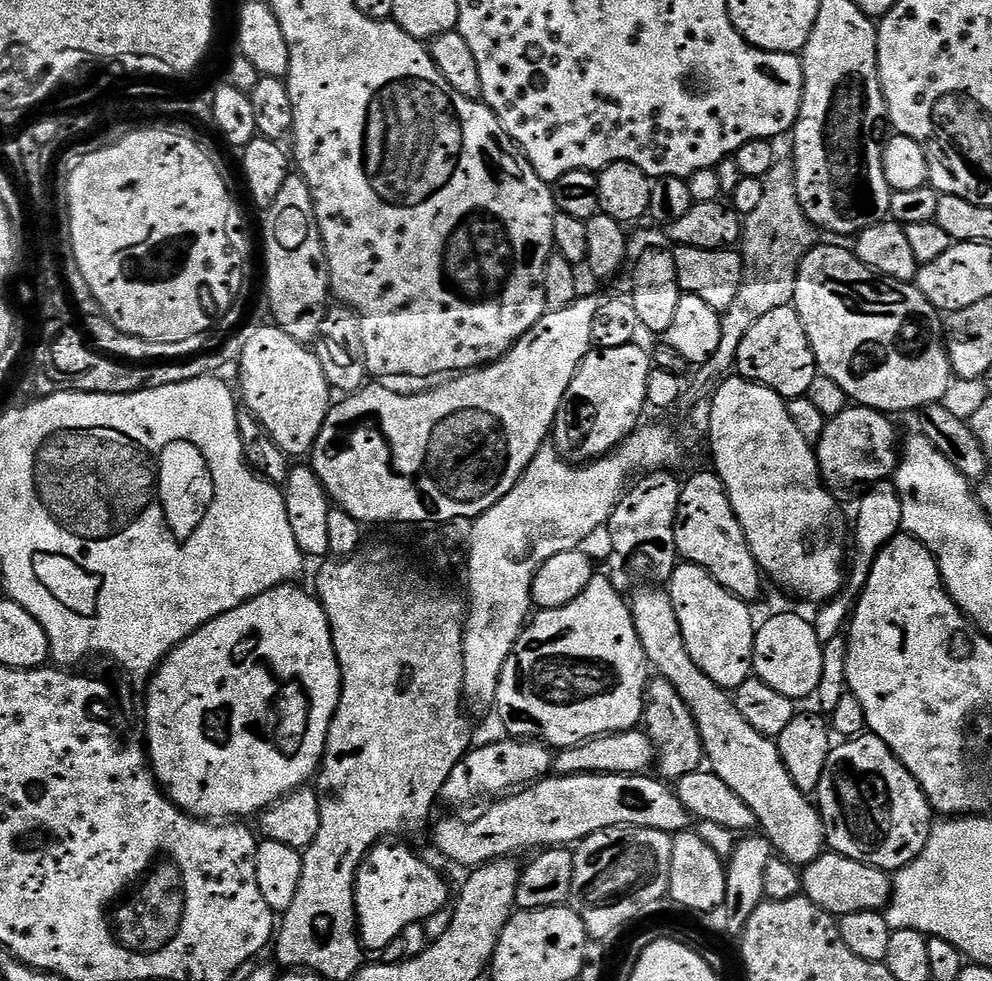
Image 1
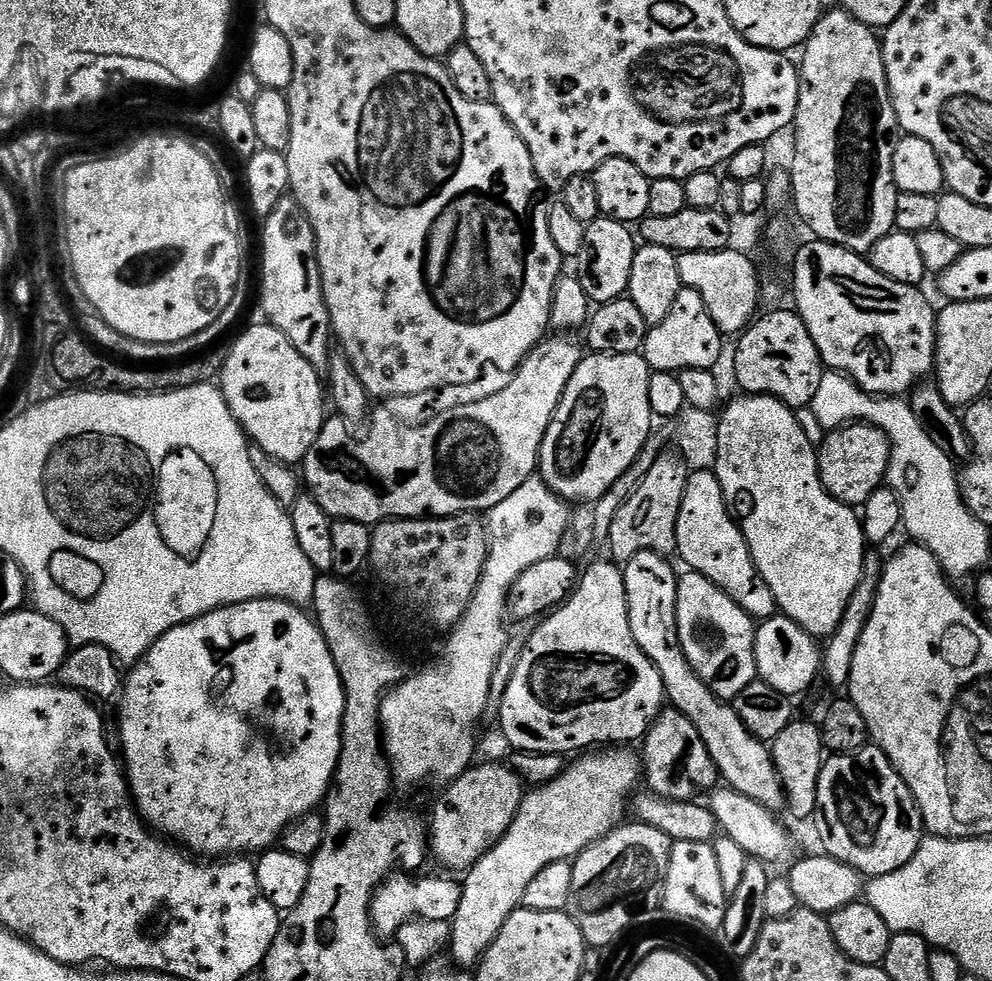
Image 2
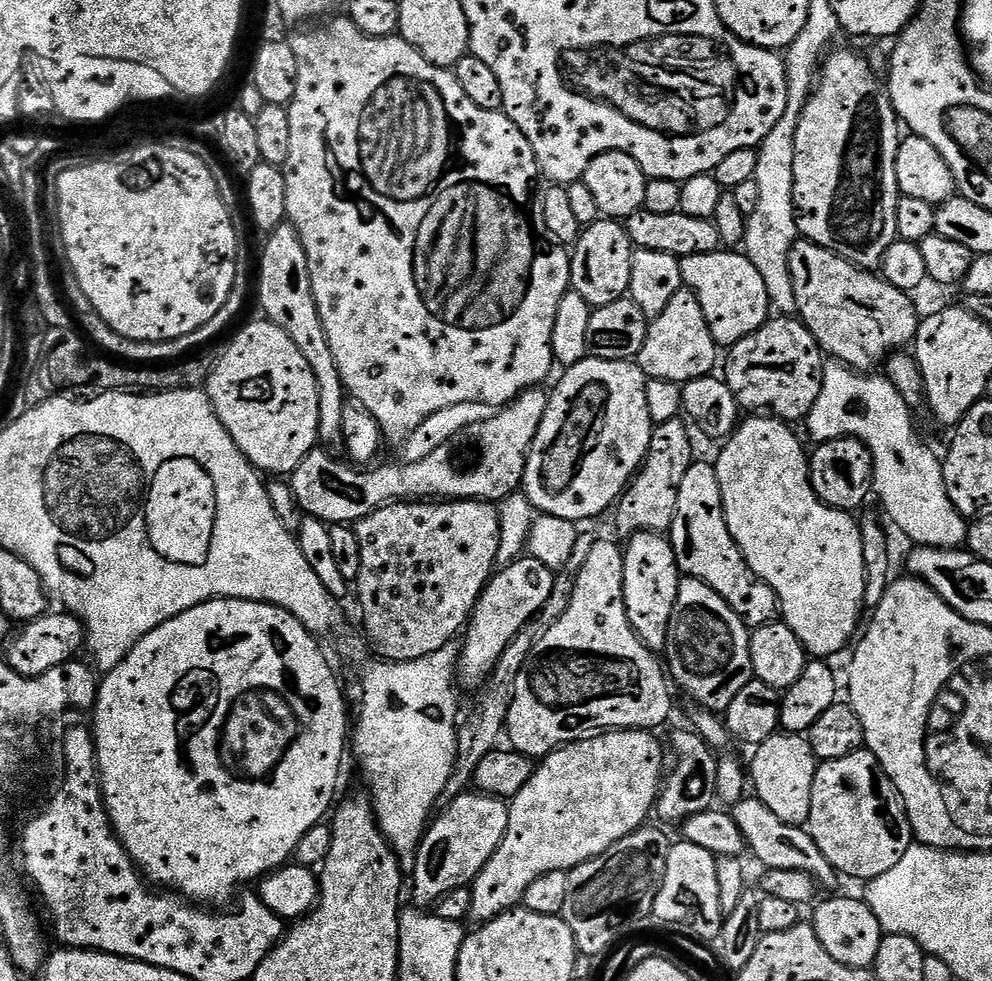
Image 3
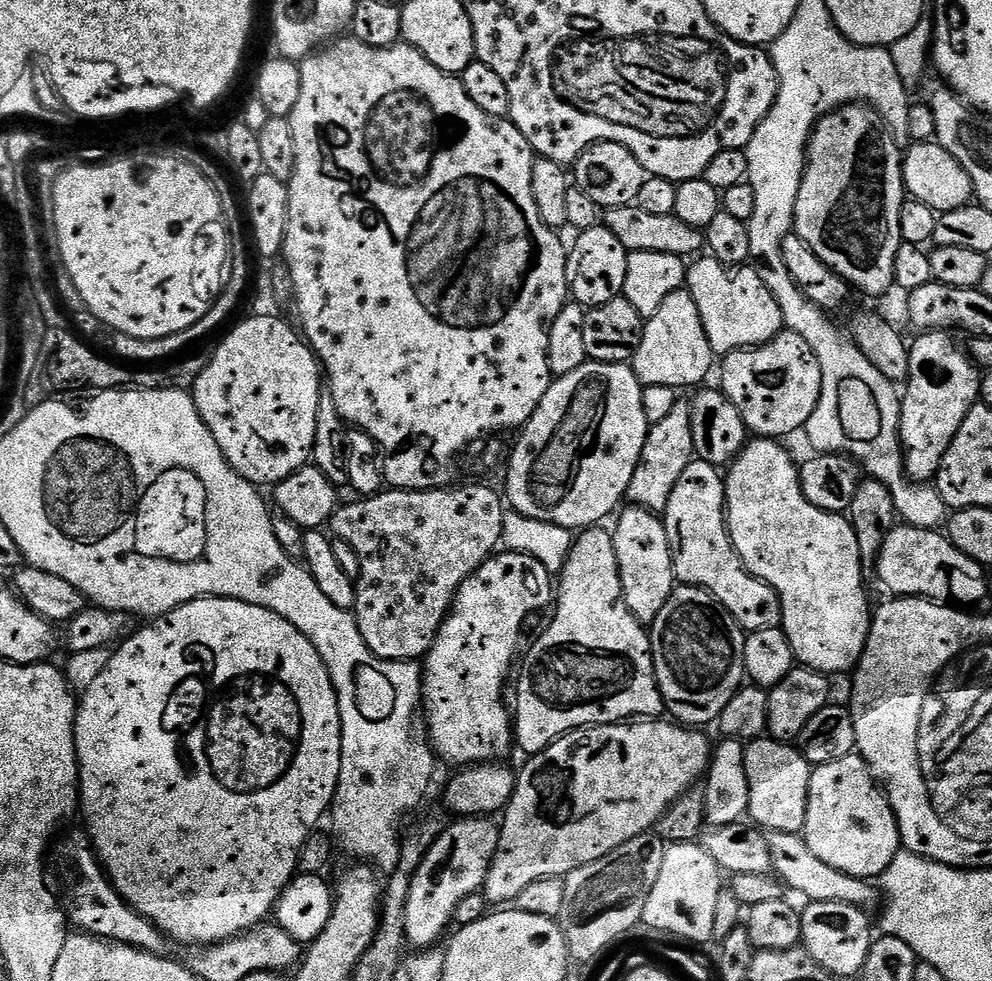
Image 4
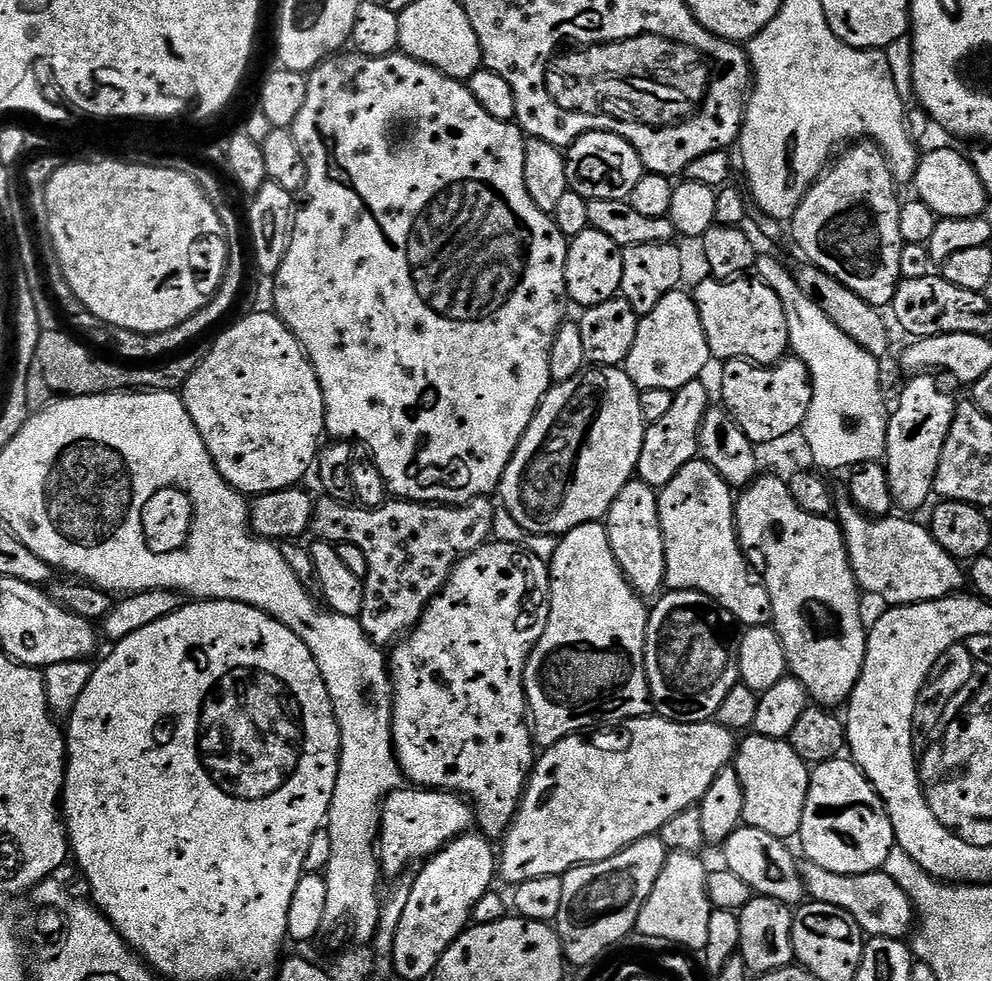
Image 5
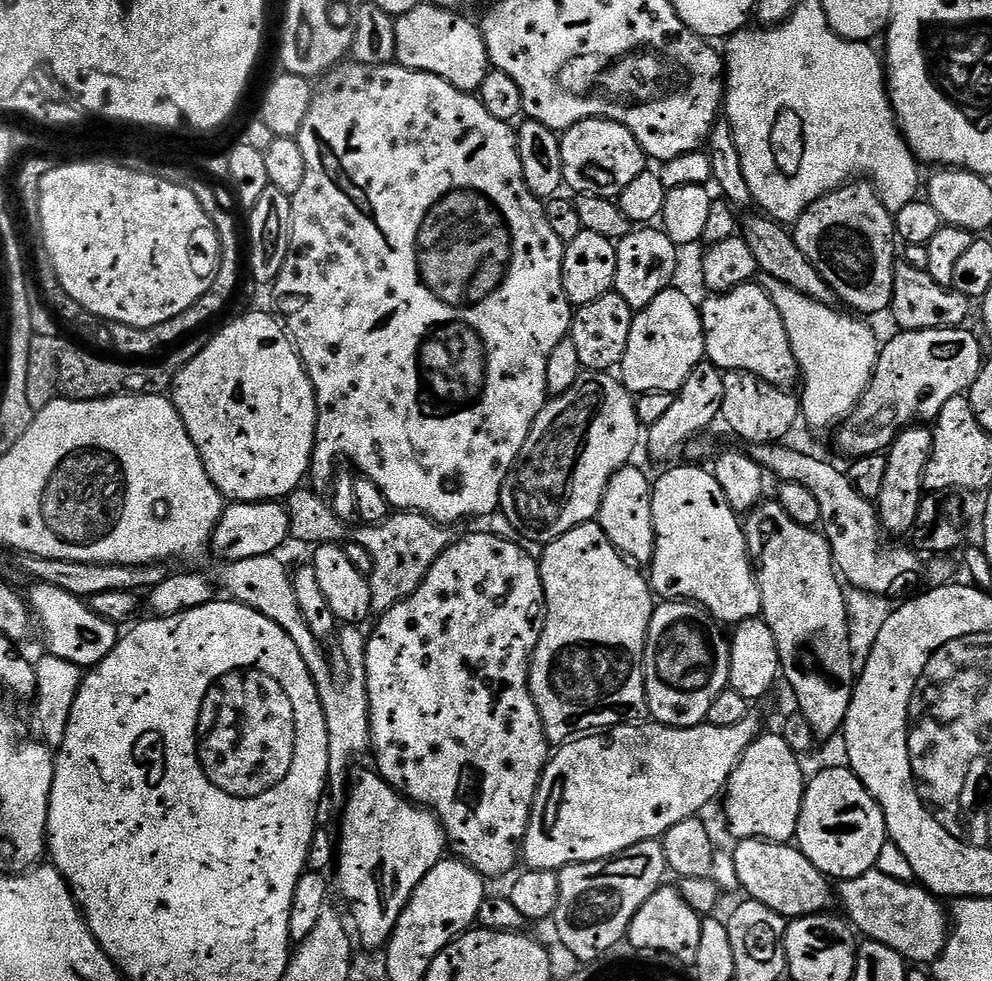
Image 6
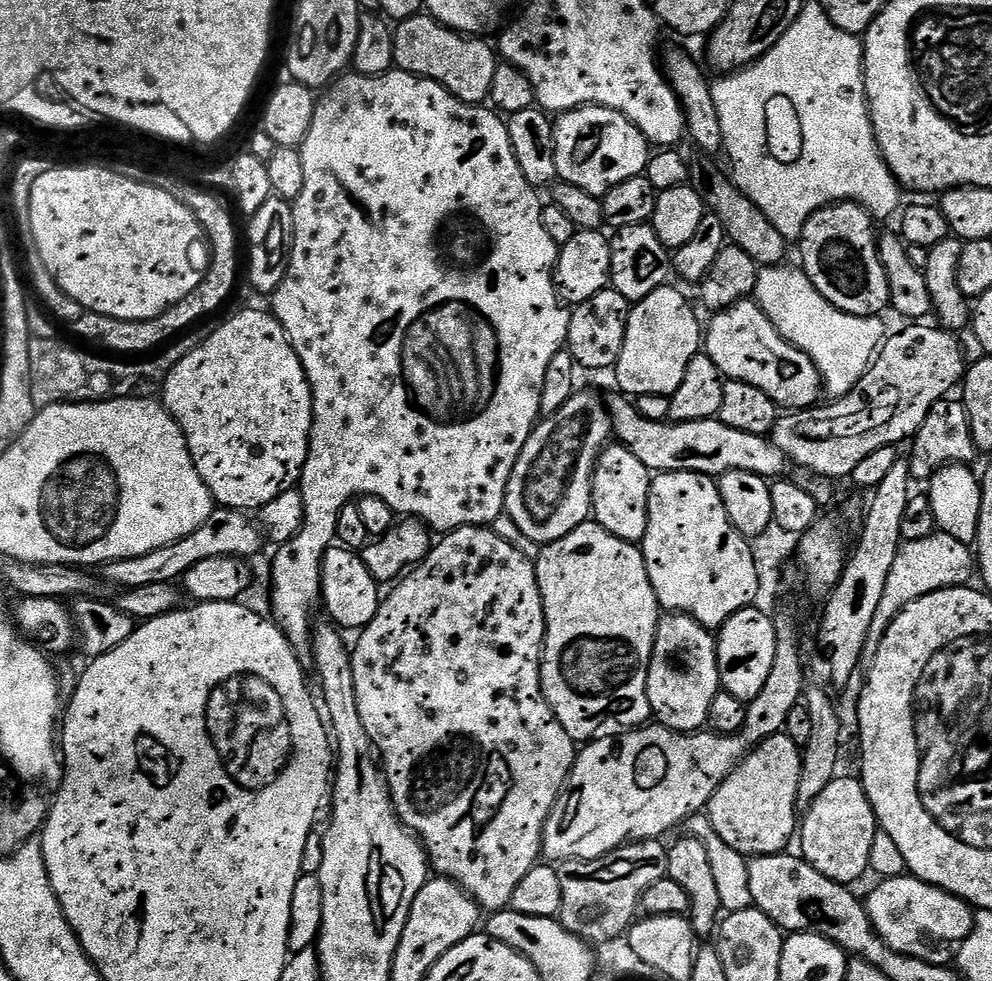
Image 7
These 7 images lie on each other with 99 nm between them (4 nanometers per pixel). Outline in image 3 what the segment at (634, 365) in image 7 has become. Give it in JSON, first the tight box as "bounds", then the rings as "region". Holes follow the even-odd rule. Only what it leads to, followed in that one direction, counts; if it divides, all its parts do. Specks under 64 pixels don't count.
{"bounds":[638,288,718,385],"region":[[[680,288],[666,310],[649,323],[646,342],[642,346],[638,363],[648,380],[665,380],[678,385],[689,384],[694,378],[713,375],[718,345],[706,326],[706,314],[690,288]]]}

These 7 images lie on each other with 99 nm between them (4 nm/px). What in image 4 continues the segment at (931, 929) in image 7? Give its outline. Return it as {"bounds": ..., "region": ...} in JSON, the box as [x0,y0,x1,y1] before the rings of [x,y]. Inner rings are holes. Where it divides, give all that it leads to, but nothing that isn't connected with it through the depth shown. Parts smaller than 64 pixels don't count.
{"bounds":[768,832,878,910],"region":[[[768,832],[768,845],[772,858],[772,872],[783,880],[789,889],[801,892],[805,901],[846,902],[855,908],[872,910],[878,904],[878,888],[875,883],[859,880],[856,876],[842,874],[842,870],[834,870],[834,866],[826,866],[822,858],[818,858],[808,849],[803,835],[799,832]]]}

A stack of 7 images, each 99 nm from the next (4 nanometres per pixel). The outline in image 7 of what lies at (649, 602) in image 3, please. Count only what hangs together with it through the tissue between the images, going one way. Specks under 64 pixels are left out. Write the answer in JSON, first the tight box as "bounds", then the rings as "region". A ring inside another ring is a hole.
{"bounds":[592,442,652,541],"region":[[[619,442],[600,449],[596,469],[592,472],[592,516],[610,534],[623,540],[643,541],[648,521],[648,491],[652,476],[648,468],[634,458],[631,450]]]}

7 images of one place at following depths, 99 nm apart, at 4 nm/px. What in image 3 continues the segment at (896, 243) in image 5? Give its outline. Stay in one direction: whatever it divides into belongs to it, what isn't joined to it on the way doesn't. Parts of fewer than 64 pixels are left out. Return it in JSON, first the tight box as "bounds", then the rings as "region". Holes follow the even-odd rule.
{"bounds":[794,52,902,270],"region":[[[836,52],[823,61],[822,71],[818,76],[818,83],[814,91],[809,96],[804,109],[800,111],[800,121],[796,123],[796,133],[794,134],[794,206],[796,207],[796,230],[803,239],[814,242],[842,258],[846,258],[850,263],[858,265],[860,268],[869,270],[879,269],[880,261],[884,259],[886,250],[898,239],[896,234],[896,215],[898,214],[898,202],[900,201],[900,187],[898,186],[898,174],[896,173],[896,159],[900,149],[902,139],[902,124],[896,115],[892,100],[888,97],[885,85],[878,77],[872,73],[872,68],[856,52]]]}

